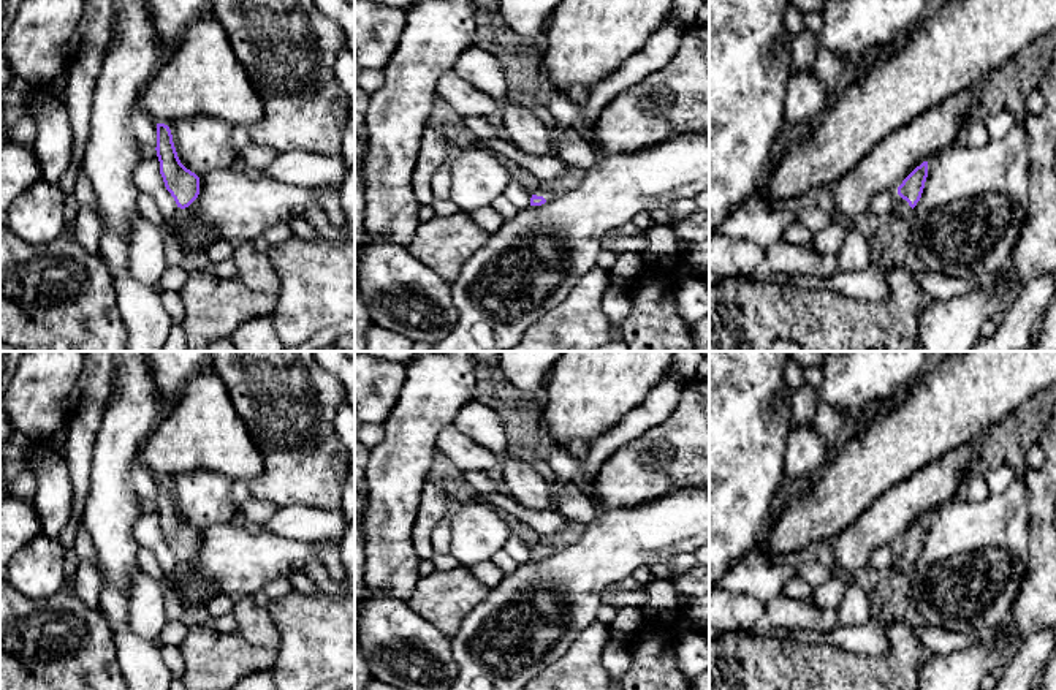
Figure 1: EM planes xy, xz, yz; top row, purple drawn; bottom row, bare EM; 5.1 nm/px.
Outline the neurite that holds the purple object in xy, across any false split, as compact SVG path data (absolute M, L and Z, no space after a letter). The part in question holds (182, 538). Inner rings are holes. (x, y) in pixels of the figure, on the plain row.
M157 478L155 505L166 544L174 552L177 562L188 562L199 549L199 532L180 518L171 484L165 478Z

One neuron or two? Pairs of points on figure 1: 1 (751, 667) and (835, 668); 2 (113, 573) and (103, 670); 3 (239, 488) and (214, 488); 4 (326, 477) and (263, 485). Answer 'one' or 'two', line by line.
1: one
2: two
3: two
4: one

